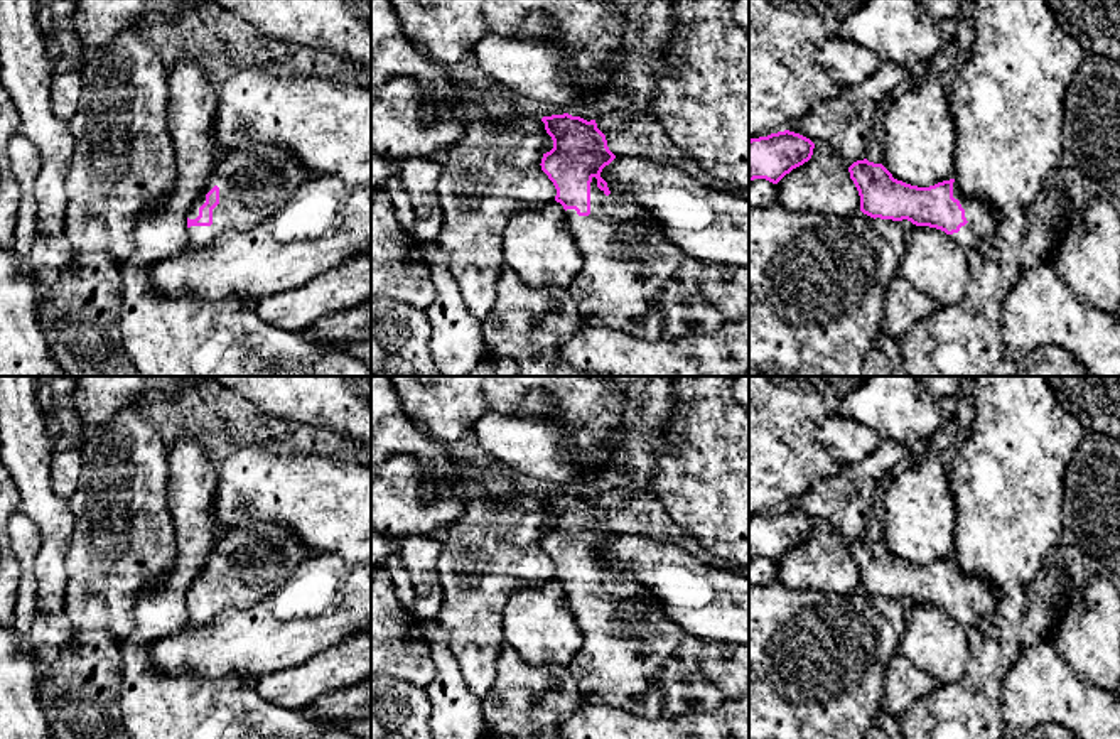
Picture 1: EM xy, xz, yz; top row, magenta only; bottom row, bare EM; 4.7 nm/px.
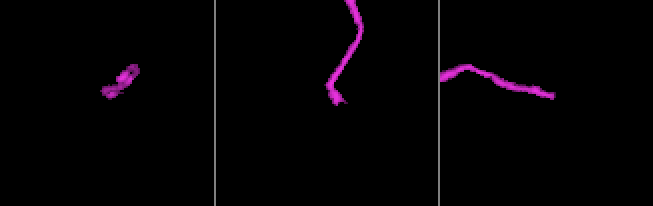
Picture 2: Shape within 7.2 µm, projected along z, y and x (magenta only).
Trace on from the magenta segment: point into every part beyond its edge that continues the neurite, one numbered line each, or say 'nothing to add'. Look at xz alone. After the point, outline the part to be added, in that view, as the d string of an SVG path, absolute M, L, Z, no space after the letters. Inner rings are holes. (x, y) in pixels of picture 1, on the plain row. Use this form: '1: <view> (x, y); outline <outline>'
1: xz (636, 658); outline M590 560L590 592L567 587L570 611L584 634L584 645L567 666L584 702L622 709L644 719L666 719L712 710L729 697L700 670L698 653L710 643L688 634L671 621L631 570L604 572Z

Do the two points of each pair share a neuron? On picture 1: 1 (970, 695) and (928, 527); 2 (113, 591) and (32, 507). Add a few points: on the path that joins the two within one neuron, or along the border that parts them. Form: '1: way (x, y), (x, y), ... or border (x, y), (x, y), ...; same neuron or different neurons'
1: border (958, 517), (952, 555); different neurons
2: border (68, 503), (75, 528), (66, 554), (64, 582); different neurons

